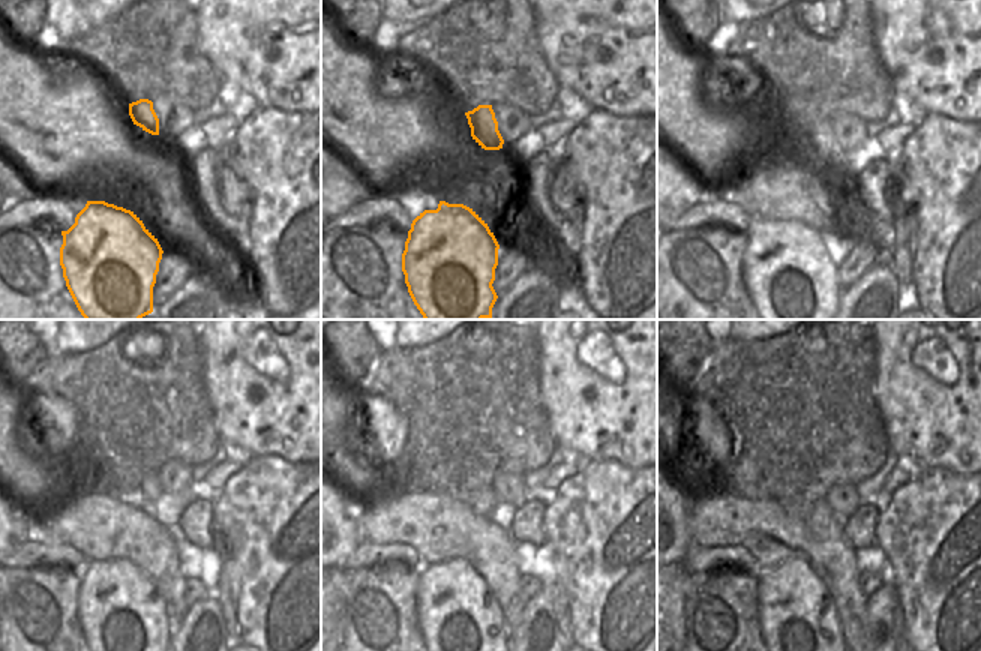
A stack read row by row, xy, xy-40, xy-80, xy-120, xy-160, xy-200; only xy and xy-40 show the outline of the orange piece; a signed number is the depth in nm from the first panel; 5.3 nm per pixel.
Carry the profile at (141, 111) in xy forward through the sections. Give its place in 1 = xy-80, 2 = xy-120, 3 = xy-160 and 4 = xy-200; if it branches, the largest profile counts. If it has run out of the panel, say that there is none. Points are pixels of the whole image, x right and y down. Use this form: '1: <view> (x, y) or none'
1: xy-80 (821, 143)
2: xy-120 (149, 491)
3: xy-160 (483, 504)
4: xy-200 (821, 522)

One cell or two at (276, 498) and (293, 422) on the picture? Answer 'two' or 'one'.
two

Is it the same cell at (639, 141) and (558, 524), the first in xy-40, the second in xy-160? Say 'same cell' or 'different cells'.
same cell

